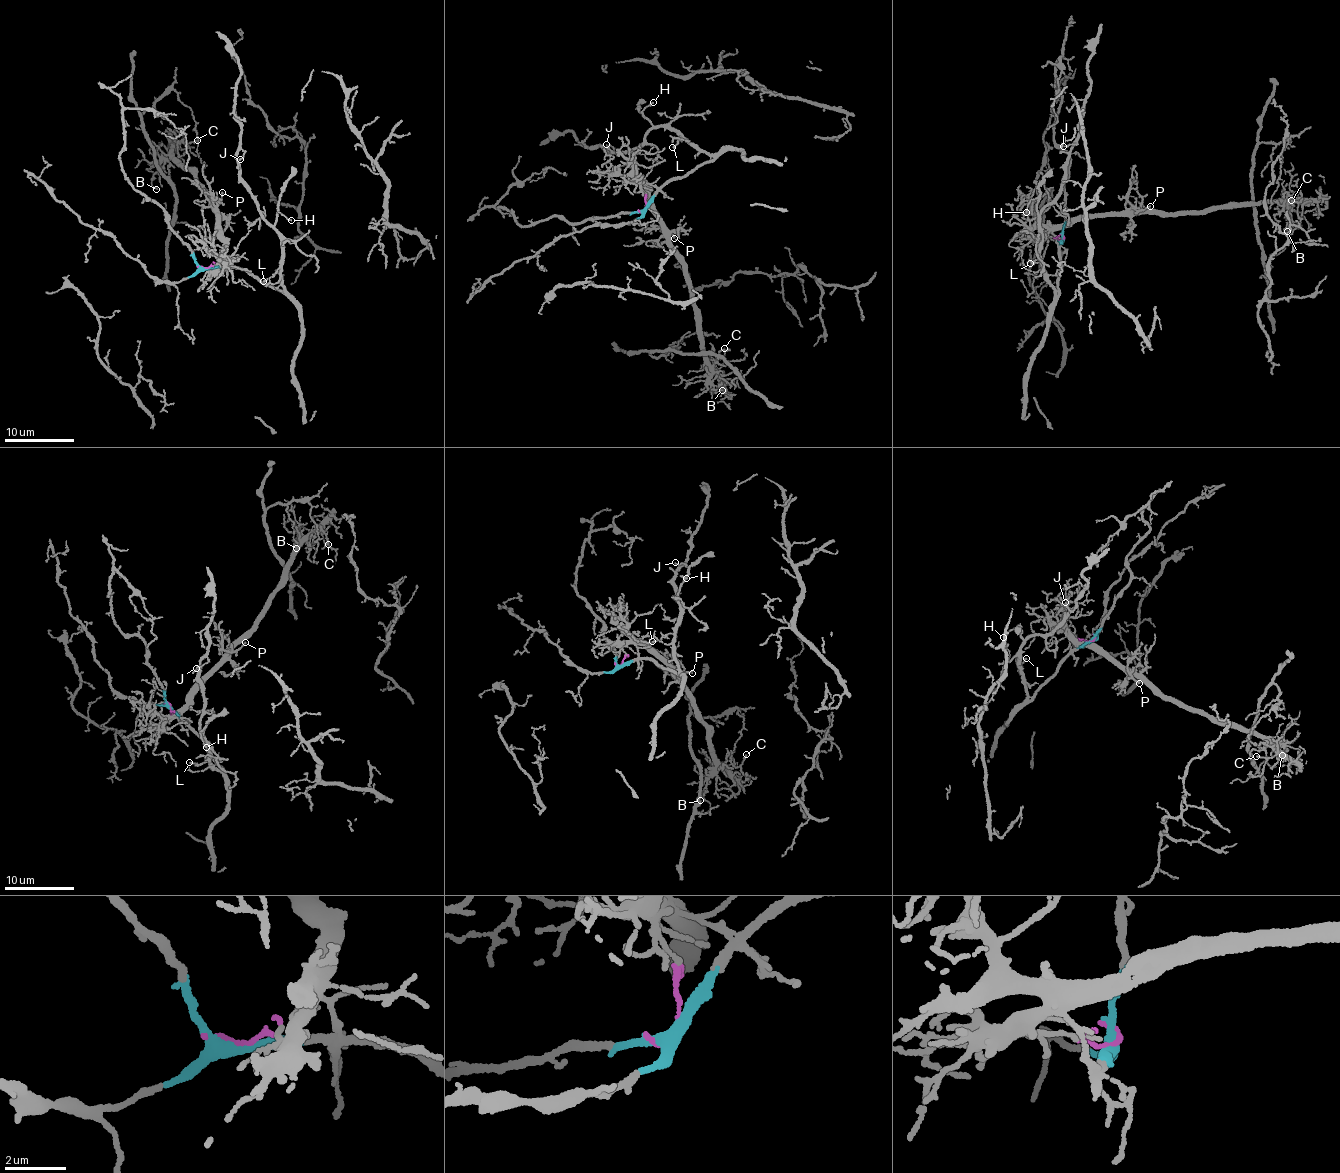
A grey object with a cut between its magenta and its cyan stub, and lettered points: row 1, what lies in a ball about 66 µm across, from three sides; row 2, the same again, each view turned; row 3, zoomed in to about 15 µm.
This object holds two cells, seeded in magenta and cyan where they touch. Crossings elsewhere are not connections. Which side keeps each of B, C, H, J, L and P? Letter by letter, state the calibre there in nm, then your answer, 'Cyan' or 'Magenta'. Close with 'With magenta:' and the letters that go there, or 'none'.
B: Thickness 140 nm. Magenta
C: Thickness 140 nm. Magenta
H: Thickness 110 nm. Cyan
J: Thickness 110 nm. Cyan
L: Thickness 120 nm. Cyan
P: Thickness 110 nm. Magenta
With magenta: B, C, P

